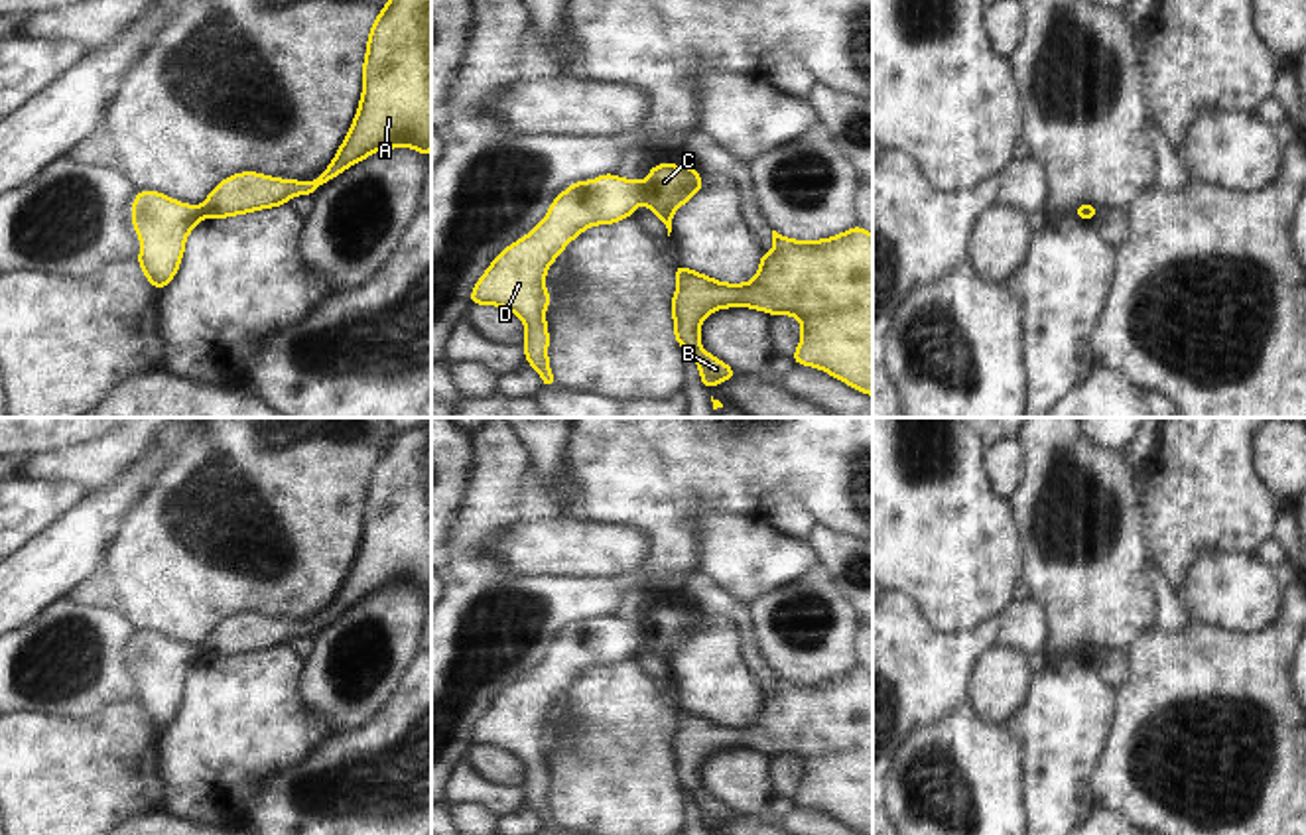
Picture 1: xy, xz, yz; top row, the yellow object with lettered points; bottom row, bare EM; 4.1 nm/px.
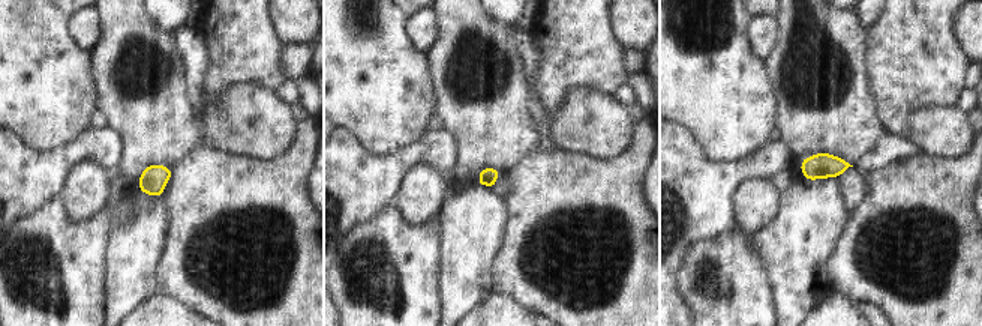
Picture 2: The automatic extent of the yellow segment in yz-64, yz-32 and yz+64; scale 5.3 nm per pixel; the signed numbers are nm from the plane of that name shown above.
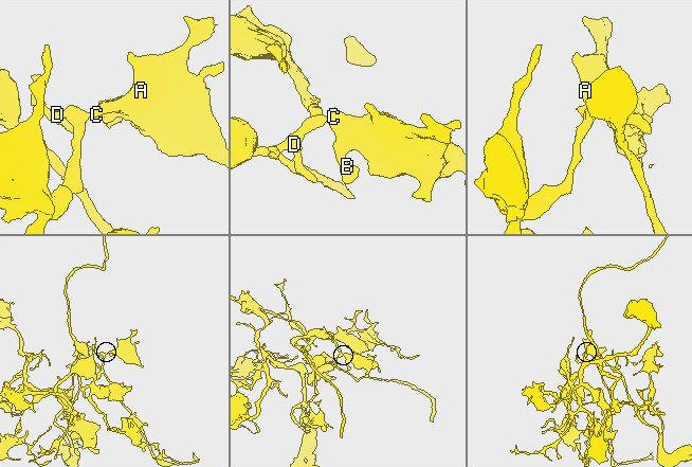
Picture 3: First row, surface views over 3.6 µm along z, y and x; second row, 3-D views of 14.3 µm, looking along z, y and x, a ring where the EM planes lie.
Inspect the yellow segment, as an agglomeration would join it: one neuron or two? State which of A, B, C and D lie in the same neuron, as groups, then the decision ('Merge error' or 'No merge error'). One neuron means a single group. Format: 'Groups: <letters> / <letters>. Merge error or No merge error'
Groups: A B C / D. Merge error

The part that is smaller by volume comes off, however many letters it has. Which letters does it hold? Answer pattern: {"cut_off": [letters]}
{"cut_off": ["A", "B", "C"]}

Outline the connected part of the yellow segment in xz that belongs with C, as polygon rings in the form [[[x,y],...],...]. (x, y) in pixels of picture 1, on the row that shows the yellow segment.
[[[658,163],[642,181],[642,201],[672,232],[674,211],[687,203],[699,189],[703,179],[691,165]]]

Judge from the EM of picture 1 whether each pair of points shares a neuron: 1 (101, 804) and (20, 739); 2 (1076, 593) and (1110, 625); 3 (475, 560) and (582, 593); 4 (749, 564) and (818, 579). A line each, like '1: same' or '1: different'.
1: same
2: same
3: same
4: different

